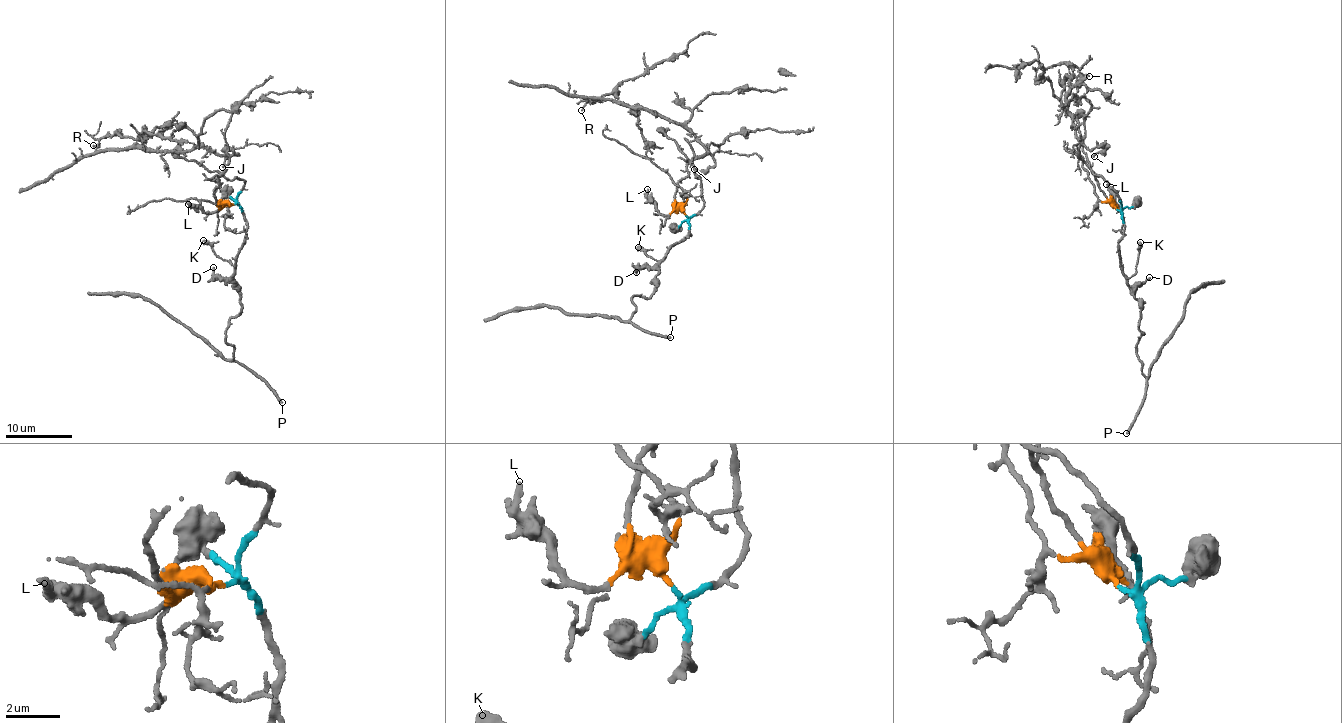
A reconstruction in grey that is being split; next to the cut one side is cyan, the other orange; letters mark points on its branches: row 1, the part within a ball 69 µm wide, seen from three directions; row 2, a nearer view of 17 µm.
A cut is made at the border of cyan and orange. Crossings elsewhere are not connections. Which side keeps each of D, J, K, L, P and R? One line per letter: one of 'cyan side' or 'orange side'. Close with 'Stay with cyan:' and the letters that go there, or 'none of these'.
D: cyan side
J: orange side
K: cyan side
L: orange side
P: cyan side
R: orange side
Stay with cyan: D, K, P

